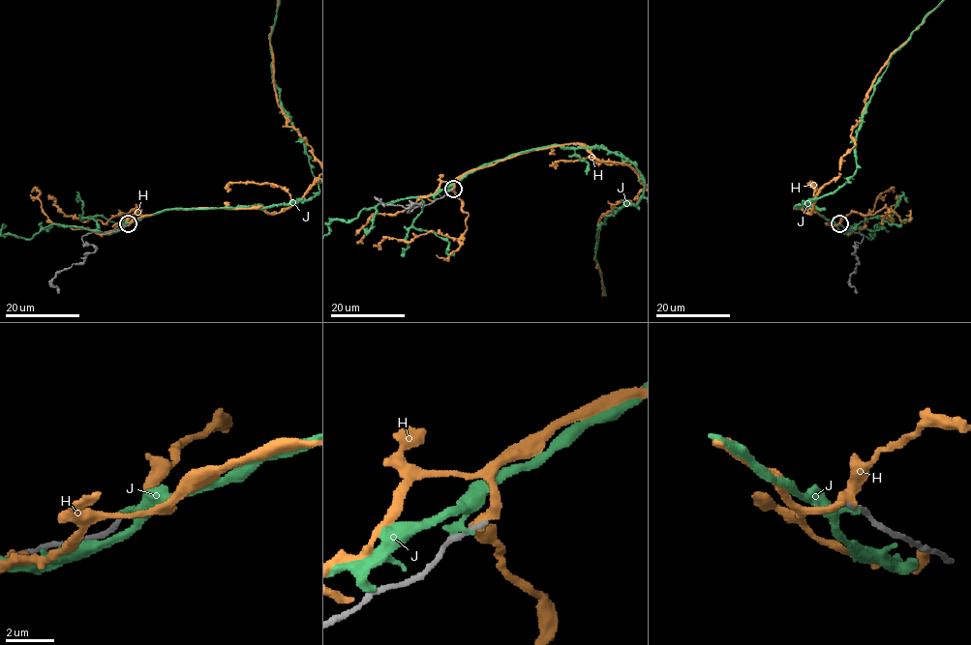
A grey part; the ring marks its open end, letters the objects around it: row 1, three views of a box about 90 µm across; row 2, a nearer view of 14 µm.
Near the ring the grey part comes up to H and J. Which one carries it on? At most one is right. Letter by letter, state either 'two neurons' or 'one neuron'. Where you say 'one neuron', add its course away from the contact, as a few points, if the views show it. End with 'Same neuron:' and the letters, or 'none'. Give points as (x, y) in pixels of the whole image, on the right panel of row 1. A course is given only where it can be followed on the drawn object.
H: two neurons
J: two neurons
Same neuron: none

